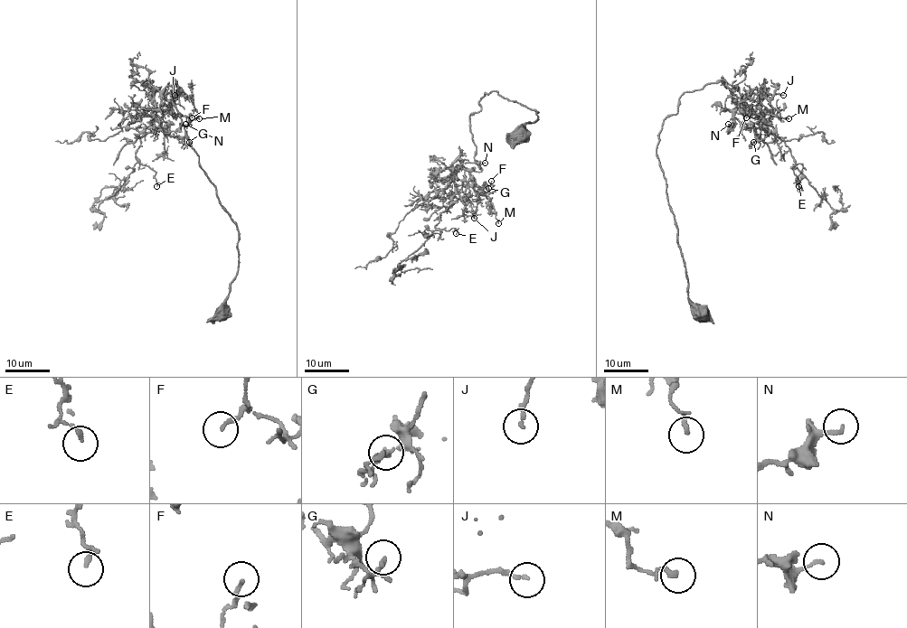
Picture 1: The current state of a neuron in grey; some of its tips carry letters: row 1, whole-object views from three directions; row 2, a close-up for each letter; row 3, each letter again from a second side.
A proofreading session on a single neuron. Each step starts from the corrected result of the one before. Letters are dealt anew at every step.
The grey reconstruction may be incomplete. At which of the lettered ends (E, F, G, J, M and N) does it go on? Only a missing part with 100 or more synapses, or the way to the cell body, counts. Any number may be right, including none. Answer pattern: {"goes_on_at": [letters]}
{"goes_on_at": []}

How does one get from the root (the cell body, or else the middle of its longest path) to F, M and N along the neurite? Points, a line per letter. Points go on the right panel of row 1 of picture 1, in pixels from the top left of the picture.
F: (700, 313), (688, 295), (659, 134), (683, 94), (722, 79), (761, 117), (746, 117)
M: (700, 313), (656, 155), (663, 123), (683, 94), (722, 79), (737, 87), (732, 98), (754, 93), (788, 118)
N: (700, 313), (688, 295), (656, 145), (679, 98), (722, 79), (741, 98), (728, 133), (728, 124)

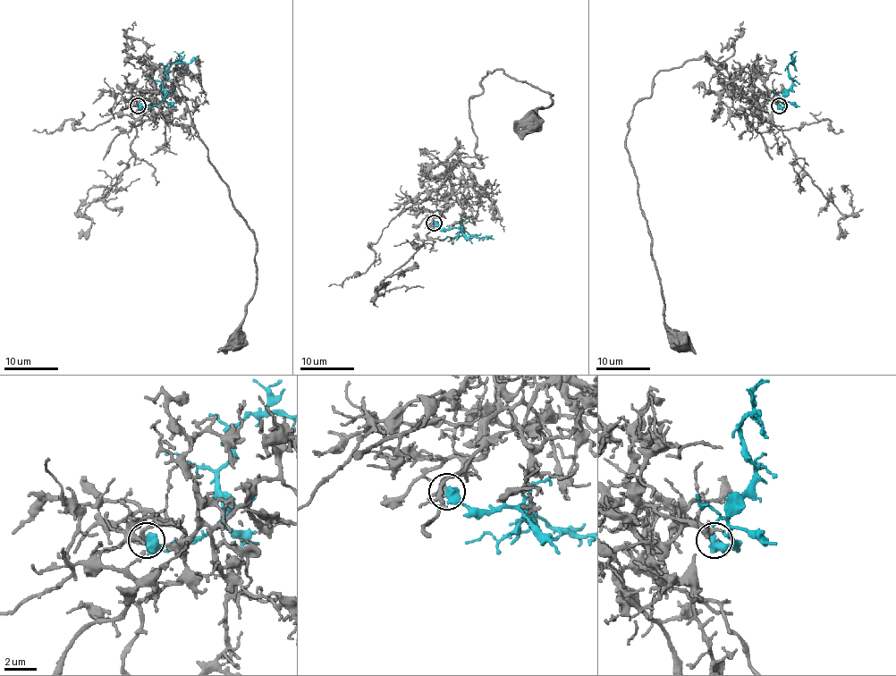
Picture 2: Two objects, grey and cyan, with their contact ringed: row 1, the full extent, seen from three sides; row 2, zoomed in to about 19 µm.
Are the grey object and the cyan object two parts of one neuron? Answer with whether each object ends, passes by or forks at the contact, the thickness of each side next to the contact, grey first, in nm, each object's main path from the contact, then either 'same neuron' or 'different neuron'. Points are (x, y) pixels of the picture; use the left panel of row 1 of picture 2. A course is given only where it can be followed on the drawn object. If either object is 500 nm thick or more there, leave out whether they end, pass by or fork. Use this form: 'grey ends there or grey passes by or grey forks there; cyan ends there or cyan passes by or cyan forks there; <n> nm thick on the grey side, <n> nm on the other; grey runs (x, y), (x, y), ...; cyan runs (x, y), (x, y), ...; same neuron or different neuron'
360 nm thick on the grey side, 650 nm on the other; grey runs (137, 105), (155, 101), (155, 68), (187, 68), (179, 55), (193, 129), (255, 239), (236, 341); cyan runs (139, 105), (156, 105), (164, 95), (163, 84), (167, 68), (173, 63), (189, 63), (198, 55); same neuron

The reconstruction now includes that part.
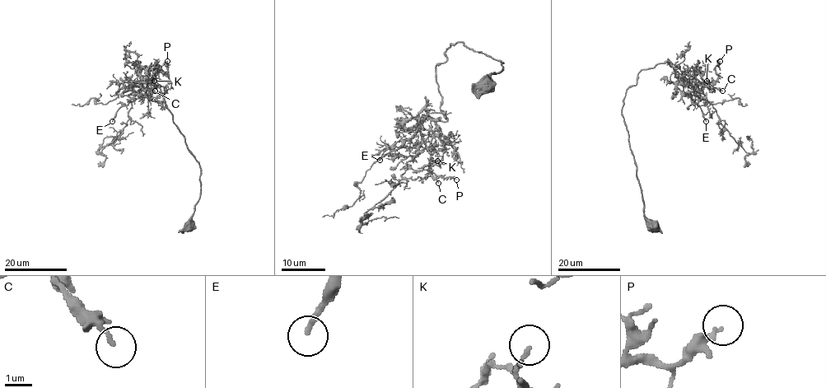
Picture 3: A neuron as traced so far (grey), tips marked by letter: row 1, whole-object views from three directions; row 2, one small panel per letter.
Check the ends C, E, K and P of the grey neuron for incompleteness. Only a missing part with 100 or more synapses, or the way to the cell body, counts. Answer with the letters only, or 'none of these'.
E

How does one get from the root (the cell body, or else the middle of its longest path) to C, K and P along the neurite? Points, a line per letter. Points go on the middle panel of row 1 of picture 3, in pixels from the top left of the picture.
C: (487, 85), (501, 62), (463, 43), (436, 65), (447, 120), (420, 123), (417, 155), (407, 163), (438, 183)
K: (487, 85), (501, 62), (451, 44), (436, 65), (447, 120), (420, 123), (407, 163), (437, 161)
P: (487, 85), (501, 62), (463, 43), (436, 65), (447, 120), (420, 123), (417, 155), (407, 163), (456, 179)

